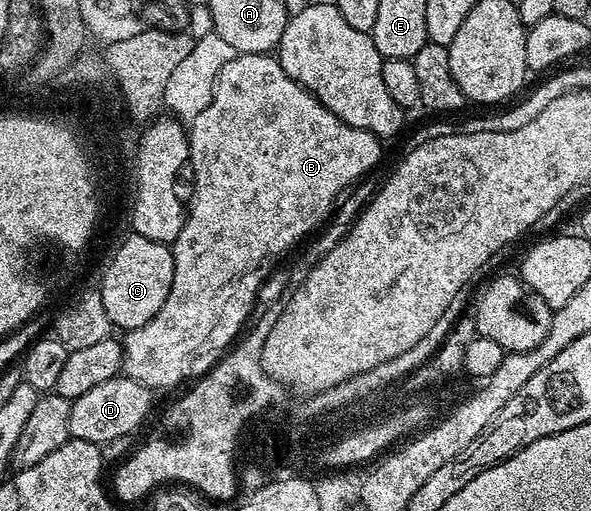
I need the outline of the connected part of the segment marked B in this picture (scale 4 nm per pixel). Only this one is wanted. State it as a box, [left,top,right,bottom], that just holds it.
[121,53,383,392]

